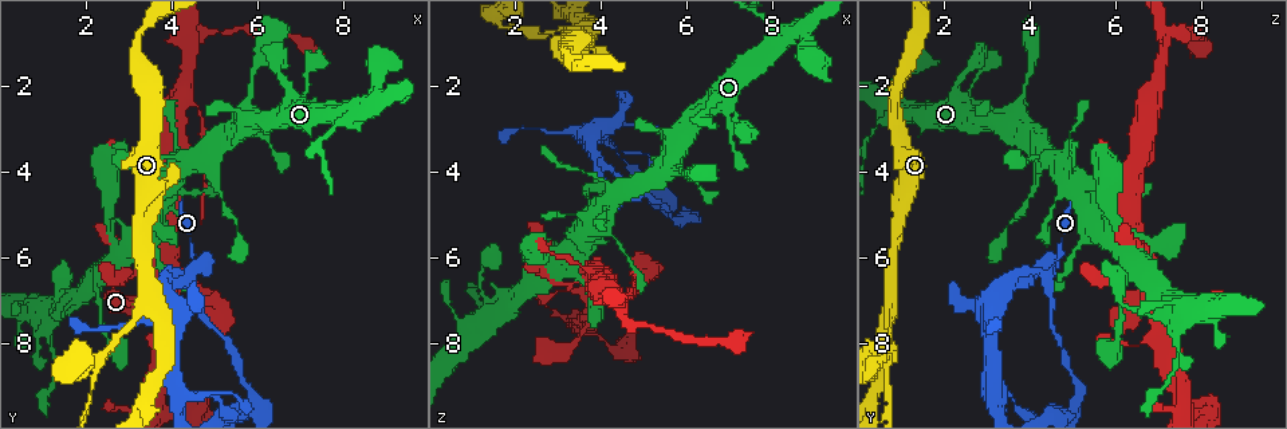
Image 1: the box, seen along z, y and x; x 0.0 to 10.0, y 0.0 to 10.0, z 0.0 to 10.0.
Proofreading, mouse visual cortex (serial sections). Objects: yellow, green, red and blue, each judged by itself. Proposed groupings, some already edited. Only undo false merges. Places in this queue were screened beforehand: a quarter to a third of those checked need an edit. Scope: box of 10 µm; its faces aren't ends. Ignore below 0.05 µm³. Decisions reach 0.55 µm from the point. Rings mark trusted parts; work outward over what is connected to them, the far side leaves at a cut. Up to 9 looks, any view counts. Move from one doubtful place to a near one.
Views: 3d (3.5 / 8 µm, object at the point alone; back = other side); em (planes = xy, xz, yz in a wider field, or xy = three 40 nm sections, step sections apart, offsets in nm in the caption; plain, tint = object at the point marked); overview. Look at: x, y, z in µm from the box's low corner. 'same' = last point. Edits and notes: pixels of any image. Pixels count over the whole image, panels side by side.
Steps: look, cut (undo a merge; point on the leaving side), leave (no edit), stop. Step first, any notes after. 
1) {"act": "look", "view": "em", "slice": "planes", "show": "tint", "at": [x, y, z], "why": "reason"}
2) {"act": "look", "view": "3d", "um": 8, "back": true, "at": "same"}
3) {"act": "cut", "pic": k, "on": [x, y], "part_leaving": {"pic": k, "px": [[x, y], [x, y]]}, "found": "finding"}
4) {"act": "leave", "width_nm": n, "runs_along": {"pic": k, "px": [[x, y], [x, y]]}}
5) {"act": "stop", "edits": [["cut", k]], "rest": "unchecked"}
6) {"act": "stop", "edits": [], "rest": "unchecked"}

{"act": "look", "view": "3d", "um": 8, "at": [4.05, 9.25, 3.15], "why": "calibre changes"}

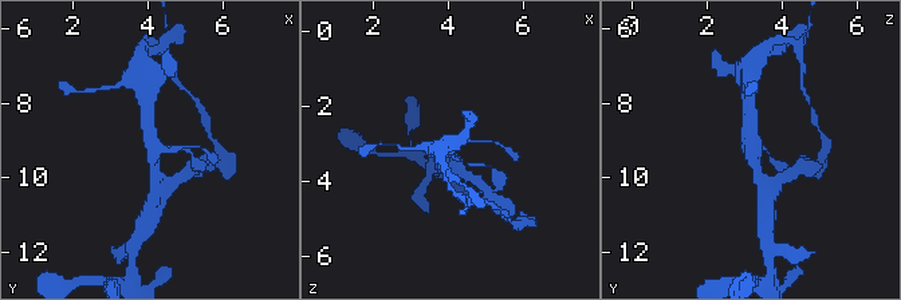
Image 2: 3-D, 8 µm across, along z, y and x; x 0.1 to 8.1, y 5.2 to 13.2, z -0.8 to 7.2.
{"act": "look", "view": "3d", "um": 3.5, "at": "same"}

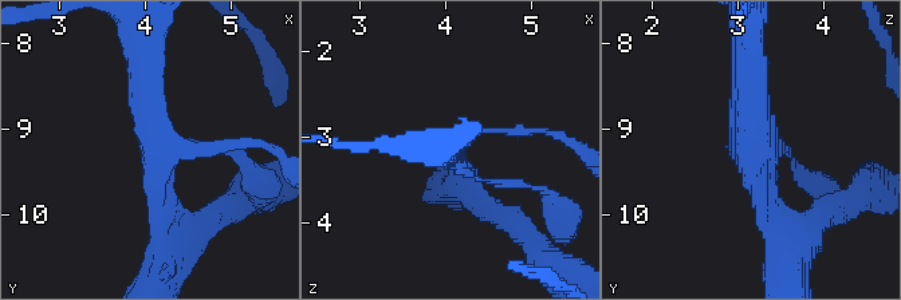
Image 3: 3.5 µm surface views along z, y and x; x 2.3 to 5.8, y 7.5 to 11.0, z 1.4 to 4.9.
{"act": "look", "view": "em", "slice": "xy", "step": 1, "show": "tint", "at": [4.05, 9.25, 3.15], "why": "now the EM"}

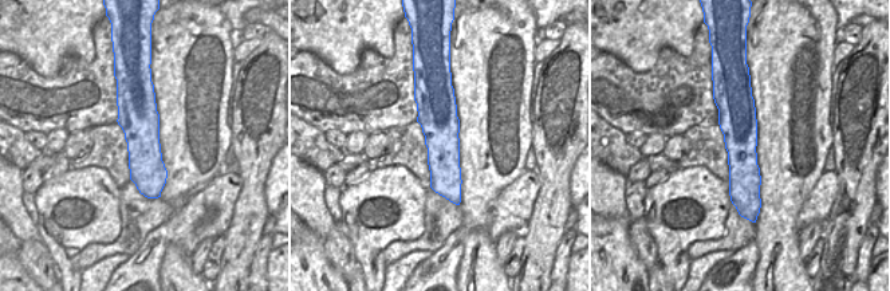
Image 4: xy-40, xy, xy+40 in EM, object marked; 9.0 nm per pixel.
{"act": "leave", "runs_along": {"pic": 3, "px": [[750, 58], [752, 181], [791, 210]]}, "found": "continuous, no second cell"}

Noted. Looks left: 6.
{"act": "look", "view": "3d", "um": 3.5, "at": [3.55, 7.10, 0.75], "why": "thin arm on a thick one"}

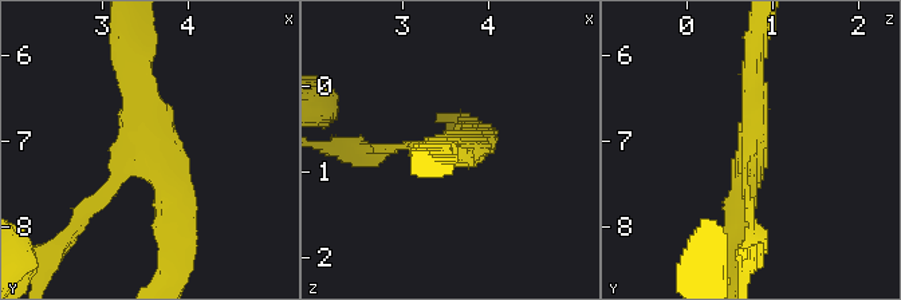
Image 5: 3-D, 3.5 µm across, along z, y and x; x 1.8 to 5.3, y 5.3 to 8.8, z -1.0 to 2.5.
{"act": "look", "view": "em", "slice": "planes", "show": "plain", "at": [3.55, 7.15, 0.80], "arms": 3, "arm_widths_nm": [100, 300, 350]}

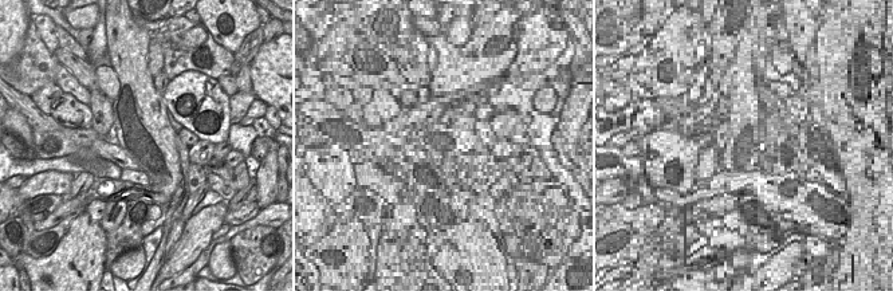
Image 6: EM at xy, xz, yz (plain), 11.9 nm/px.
{"act": "look", "view": "em", "slice": "planes", "show": "tint", "at": "same"}

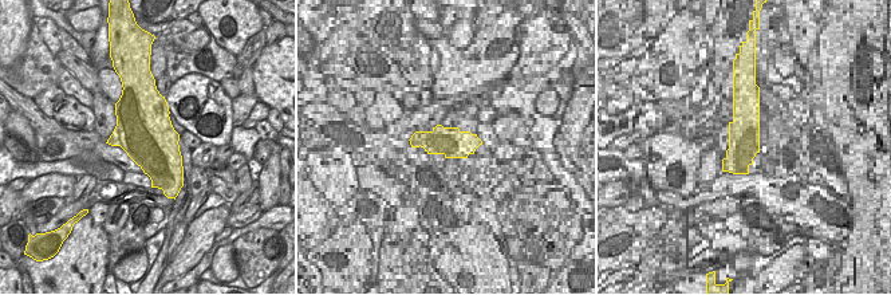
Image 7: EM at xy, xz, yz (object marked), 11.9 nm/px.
{"act": "cut", "pic": 5, "on": [386, 149], "part_leaving": {"pic": 5, "px": [[420, 142], [382, 152], [337, 149]]}, "found": "two cells meet here"}

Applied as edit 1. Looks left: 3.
{"act": "look", "view": "3d", "um": 3.5, "back": true, "at": [1.30, 7.30, 6.90], "why": "thin arm on a thick one"}

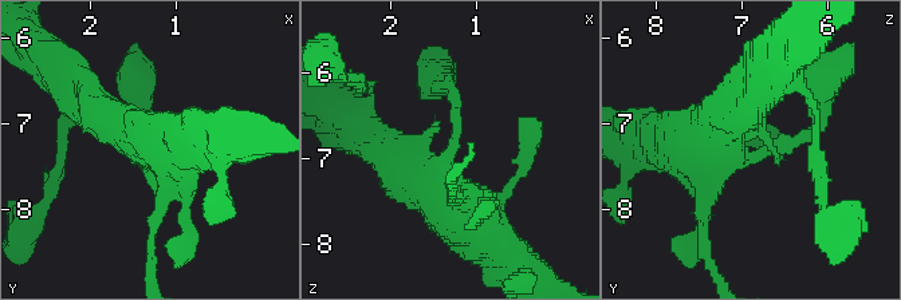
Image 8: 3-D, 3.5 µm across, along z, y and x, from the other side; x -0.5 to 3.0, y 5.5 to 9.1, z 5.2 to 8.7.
{"act": "look", "view": "em", "slice": "xy", "step": 2, "show": "tint", "at": [1.30, 7.40, 6.95], "why": "shape alone is not enough"}

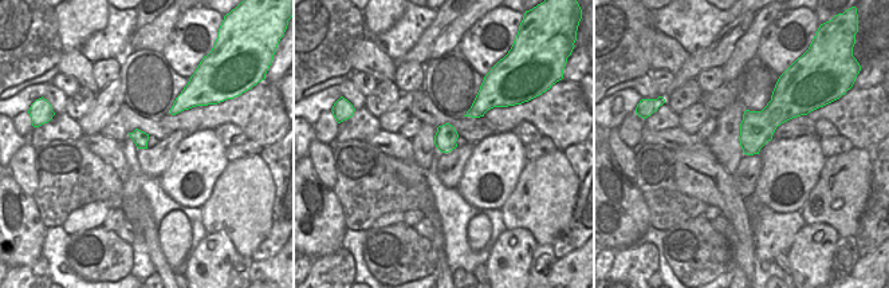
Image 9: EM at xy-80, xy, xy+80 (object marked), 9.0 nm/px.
{"act": "look", "view": "em", "slice": "xy", "step": 1, "show": "tint", "at": "same"}

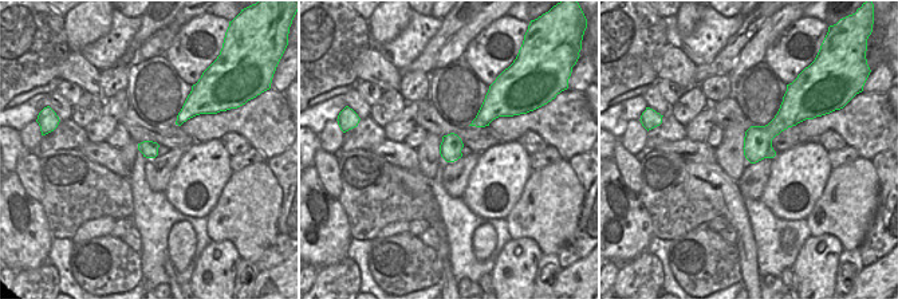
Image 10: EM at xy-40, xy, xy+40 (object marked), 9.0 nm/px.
{"act": "leave", "runs_along": {"pic": 8, "px": [[390, 157], [456, 201], [518, 269]]}, "found": "all the same cell"}

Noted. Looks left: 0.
{"act": "stop", "edits": [["cut", 5]], "rest": "unchecked"}

